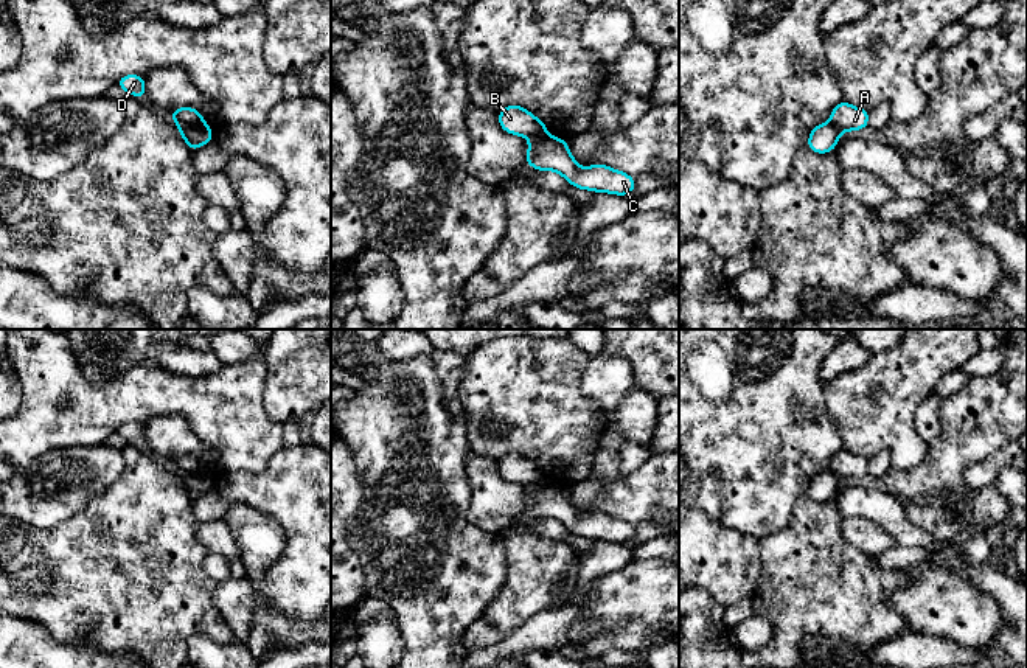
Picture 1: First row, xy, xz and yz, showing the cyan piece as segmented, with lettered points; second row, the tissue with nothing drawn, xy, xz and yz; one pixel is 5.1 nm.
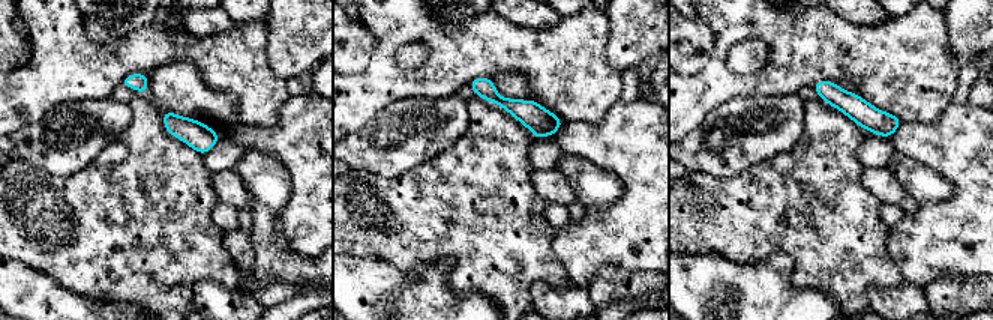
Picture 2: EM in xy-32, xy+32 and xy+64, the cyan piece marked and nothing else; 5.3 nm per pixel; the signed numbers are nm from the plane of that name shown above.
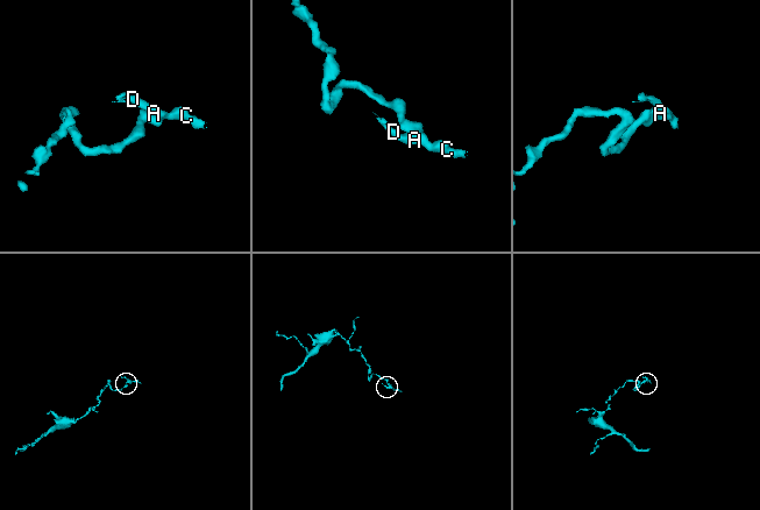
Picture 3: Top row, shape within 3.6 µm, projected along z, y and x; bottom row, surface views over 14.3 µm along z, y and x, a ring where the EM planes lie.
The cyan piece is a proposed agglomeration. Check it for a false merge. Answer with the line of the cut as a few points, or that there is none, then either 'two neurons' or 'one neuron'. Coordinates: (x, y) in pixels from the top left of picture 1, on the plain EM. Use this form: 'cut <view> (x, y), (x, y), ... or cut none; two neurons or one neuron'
cut xy (176, 468), (185, 474), (199, 474), (210, 480); two neurons

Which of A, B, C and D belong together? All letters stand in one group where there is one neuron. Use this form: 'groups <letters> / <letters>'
groups A C D / B

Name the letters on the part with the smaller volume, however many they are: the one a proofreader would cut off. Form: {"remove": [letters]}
{"remove": ["A", "C", "D"]}

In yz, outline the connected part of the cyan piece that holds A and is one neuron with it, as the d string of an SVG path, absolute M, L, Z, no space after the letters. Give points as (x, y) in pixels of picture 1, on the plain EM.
M844 447L833 457L830 469L841 480L859 478L869 474L869 460Z

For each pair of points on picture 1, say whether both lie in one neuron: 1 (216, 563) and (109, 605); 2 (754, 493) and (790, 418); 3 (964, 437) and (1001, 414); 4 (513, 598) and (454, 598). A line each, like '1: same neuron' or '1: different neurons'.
1: different neurons
2: same neuron
3: same neuron
4: different neurons

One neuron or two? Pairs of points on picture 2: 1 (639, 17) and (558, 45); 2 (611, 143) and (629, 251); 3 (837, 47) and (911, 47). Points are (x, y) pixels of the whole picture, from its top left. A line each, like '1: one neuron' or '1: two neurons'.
1: two neurons
2: one neuron
3: one neuron

